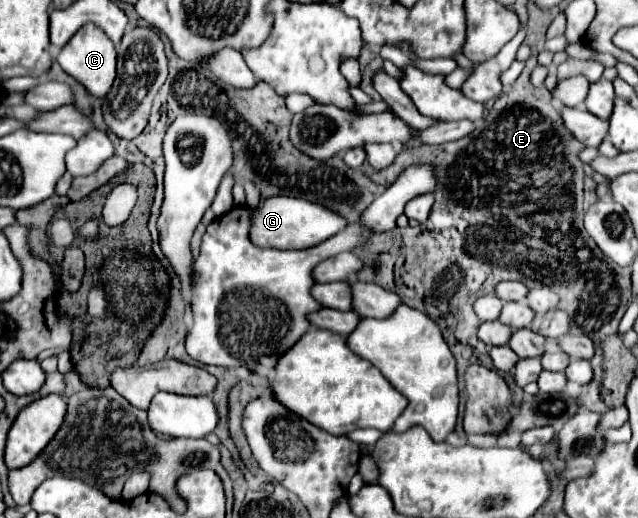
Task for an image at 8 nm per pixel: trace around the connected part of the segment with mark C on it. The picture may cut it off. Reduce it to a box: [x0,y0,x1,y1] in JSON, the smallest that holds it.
[56,25,116,99]

